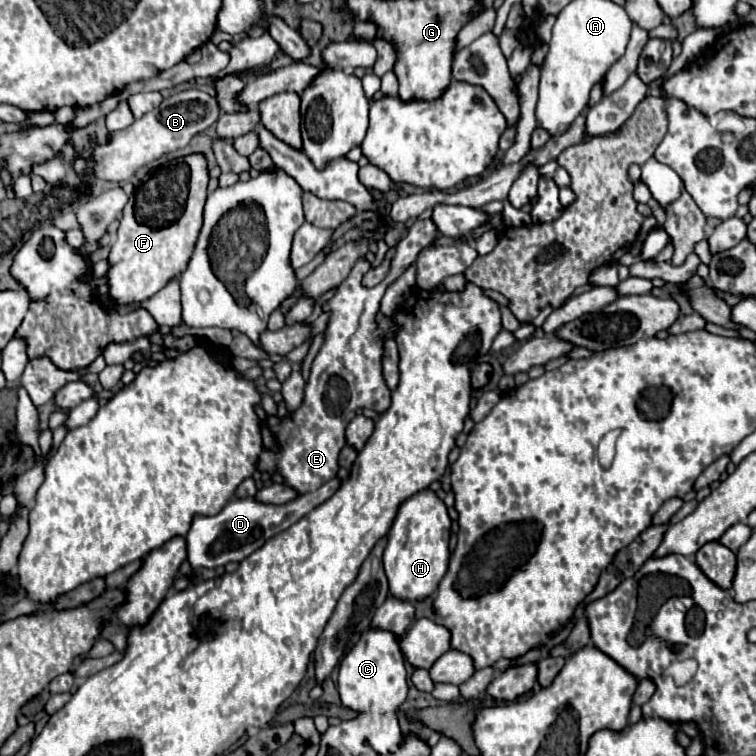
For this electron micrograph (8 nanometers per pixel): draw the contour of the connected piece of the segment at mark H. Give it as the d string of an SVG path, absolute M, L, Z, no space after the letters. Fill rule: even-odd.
M421 490L401 504L387 534L387 546L383 552L389 590L395 598L423 600L433 594L449 564L449 532L451 518L447 506L433 490Z

